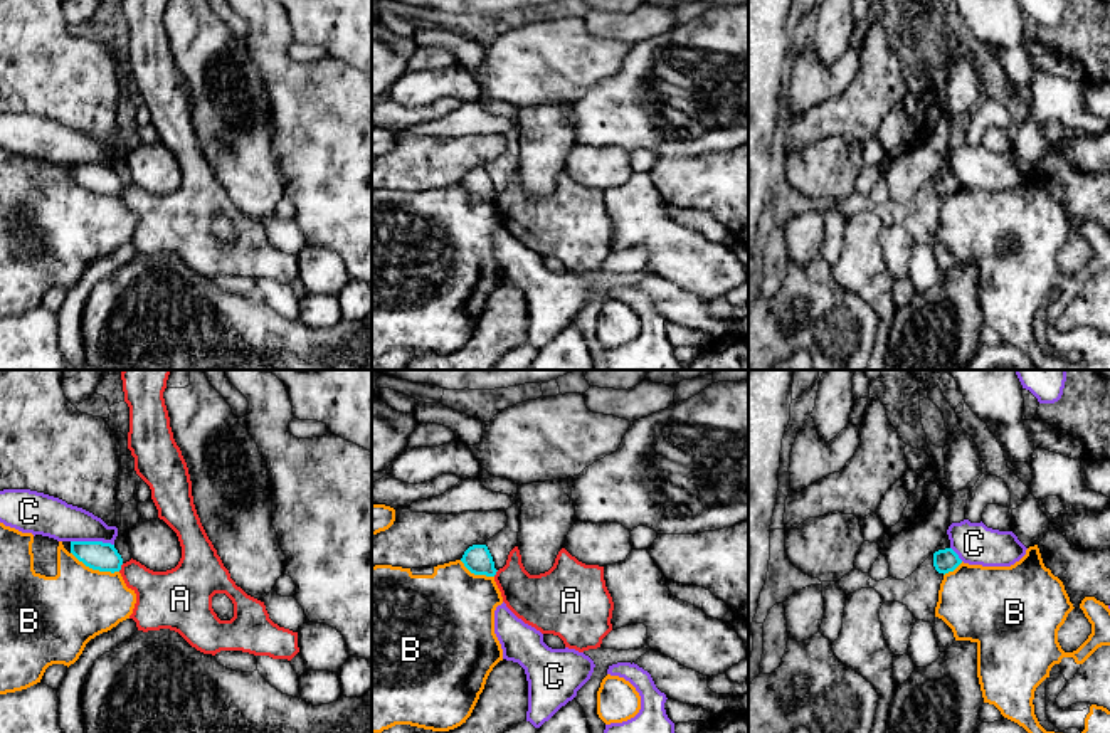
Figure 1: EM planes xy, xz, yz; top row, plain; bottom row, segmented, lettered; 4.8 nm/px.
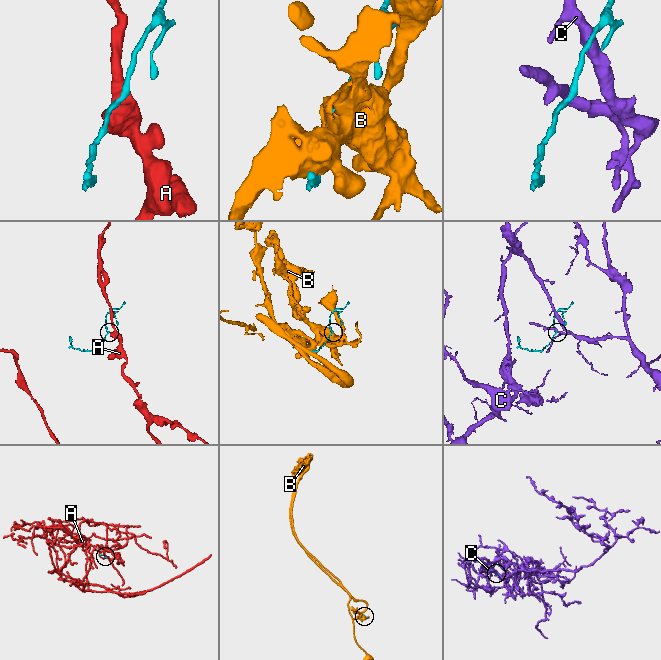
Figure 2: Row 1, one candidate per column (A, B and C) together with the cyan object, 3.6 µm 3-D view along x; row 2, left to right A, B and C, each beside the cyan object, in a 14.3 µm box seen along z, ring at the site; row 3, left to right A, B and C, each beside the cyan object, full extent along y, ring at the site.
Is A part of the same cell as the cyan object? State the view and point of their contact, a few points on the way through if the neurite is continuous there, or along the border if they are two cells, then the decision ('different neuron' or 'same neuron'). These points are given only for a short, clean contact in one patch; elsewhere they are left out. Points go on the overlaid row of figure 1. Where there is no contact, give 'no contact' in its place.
contact xy (120, 567); border xy (123, 564), (118, 570); different neuron

